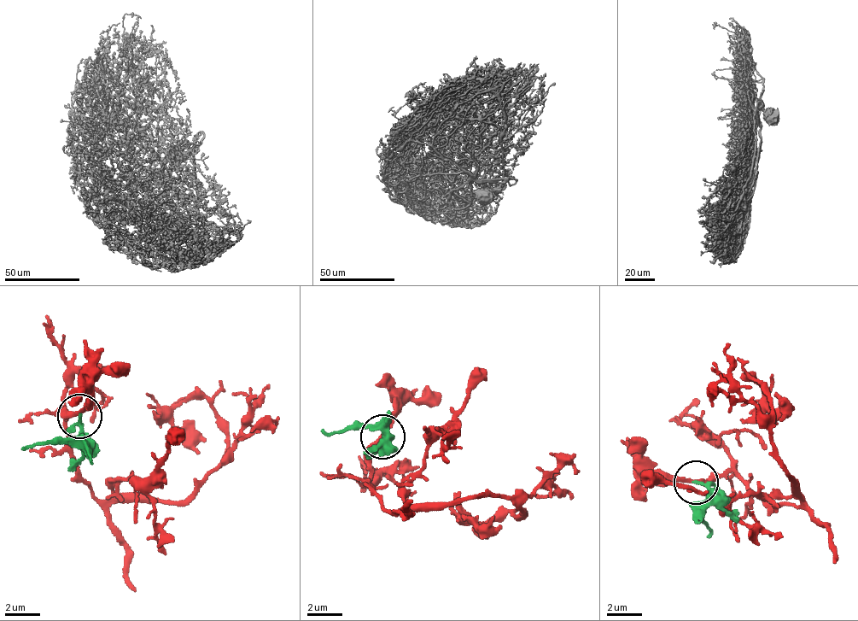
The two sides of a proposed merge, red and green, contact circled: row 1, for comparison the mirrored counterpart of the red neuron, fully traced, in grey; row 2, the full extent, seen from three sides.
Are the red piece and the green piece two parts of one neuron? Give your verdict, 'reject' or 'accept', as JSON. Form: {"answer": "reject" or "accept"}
{"answer": "accept"}

